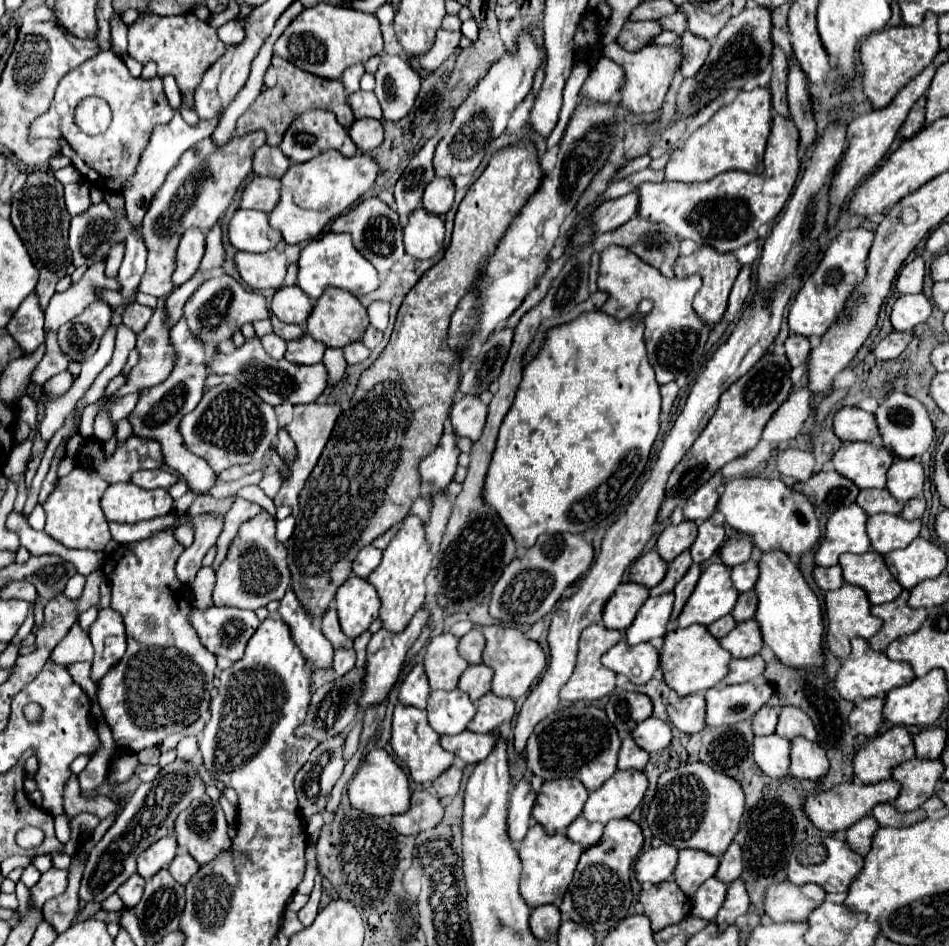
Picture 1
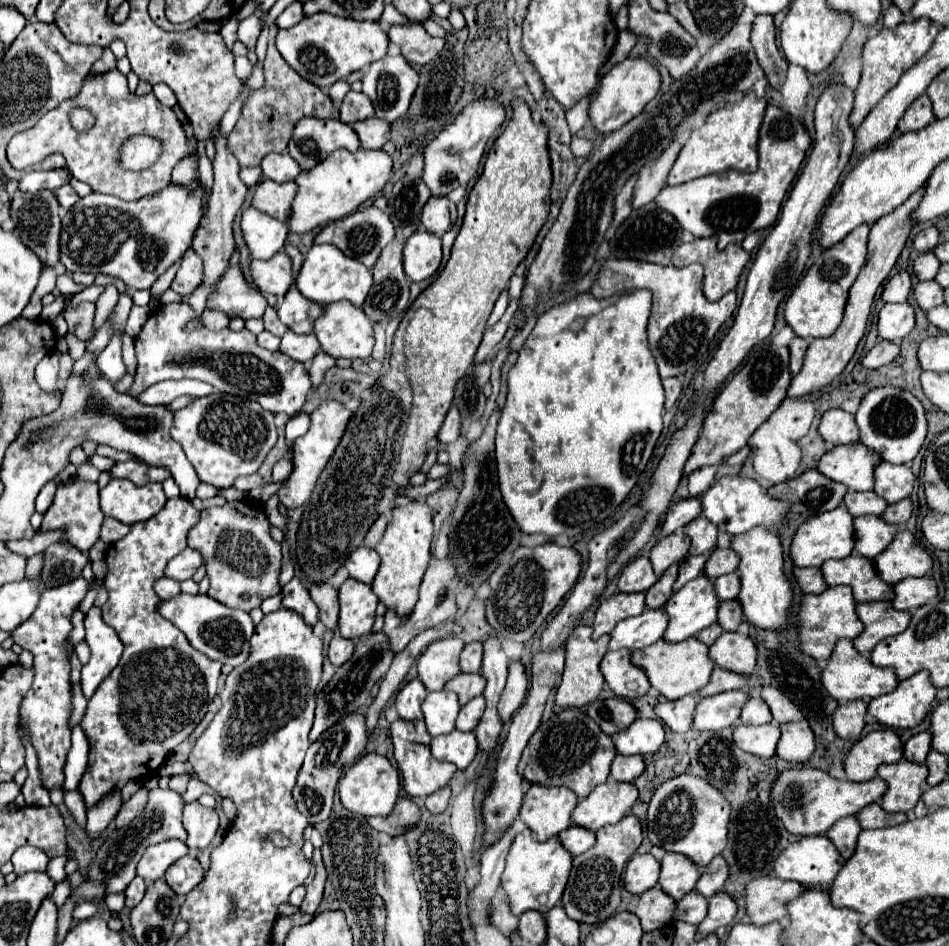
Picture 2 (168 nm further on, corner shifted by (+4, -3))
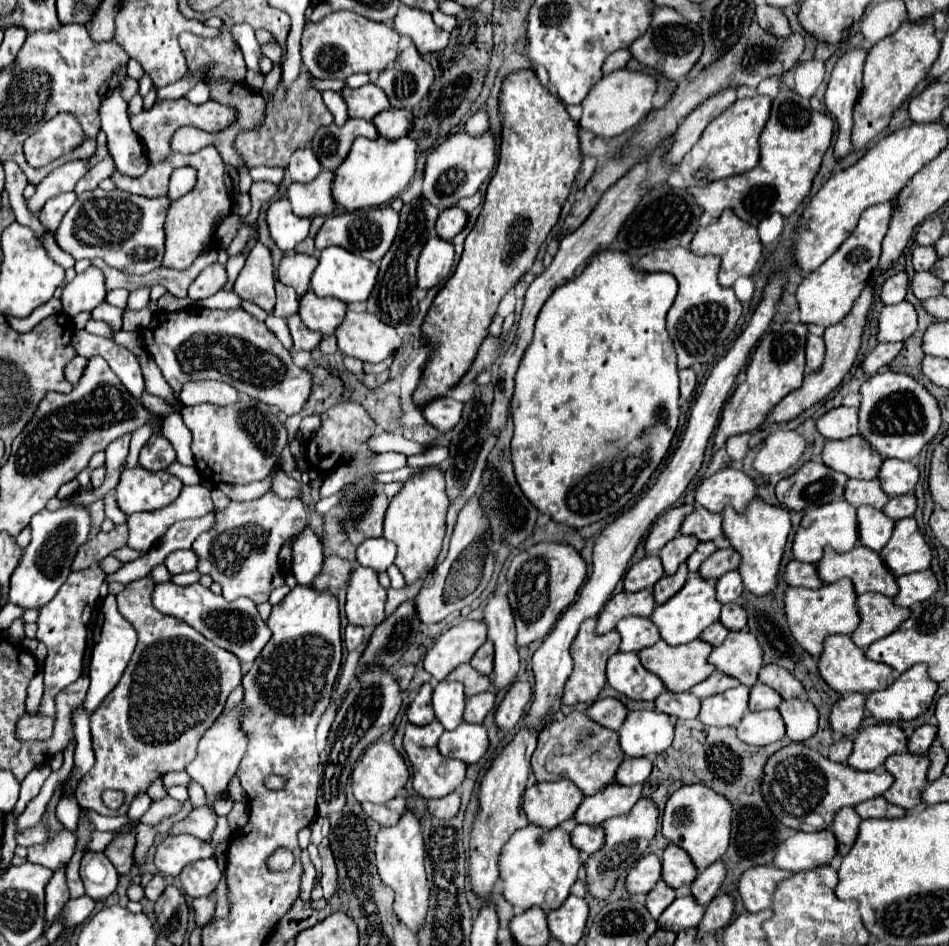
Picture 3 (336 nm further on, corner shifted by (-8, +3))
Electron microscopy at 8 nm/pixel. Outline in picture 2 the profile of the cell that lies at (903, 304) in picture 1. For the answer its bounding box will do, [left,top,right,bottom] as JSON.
[878,303,914,341]

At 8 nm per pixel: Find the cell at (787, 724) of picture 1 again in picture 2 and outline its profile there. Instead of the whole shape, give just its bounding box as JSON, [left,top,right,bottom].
[762,687,804,723]

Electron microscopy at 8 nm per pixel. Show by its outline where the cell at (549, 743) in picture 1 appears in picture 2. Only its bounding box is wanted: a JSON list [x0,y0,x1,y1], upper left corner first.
[524,709,616,799]

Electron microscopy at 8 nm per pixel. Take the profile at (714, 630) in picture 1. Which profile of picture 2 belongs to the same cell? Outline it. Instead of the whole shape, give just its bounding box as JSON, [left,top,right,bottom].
[694,623,722,645]

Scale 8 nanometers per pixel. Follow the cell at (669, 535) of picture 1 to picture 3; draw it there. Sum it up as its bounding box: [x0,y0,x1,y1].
[660,535,698,575]

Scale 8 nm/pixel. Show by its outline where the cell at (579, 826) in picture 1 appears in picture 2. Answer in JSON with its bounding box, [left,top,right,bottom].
[560,825,596,857]

